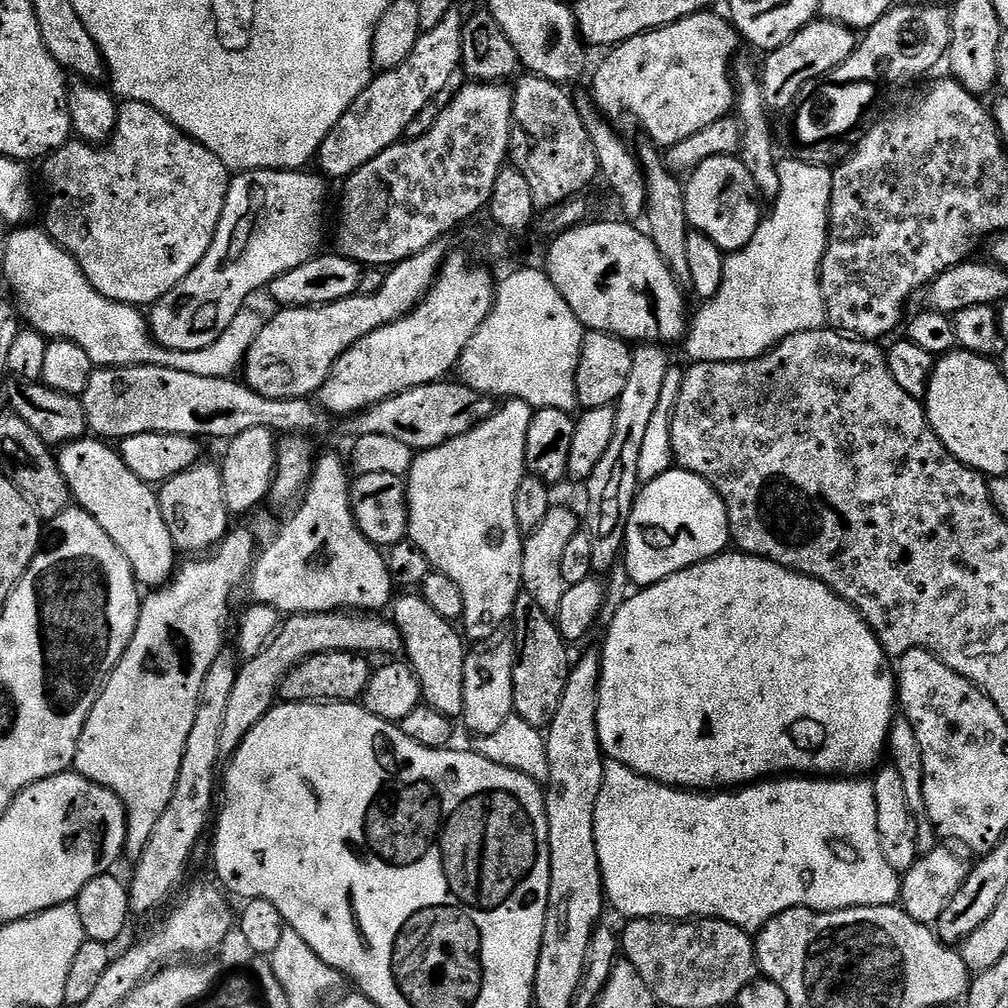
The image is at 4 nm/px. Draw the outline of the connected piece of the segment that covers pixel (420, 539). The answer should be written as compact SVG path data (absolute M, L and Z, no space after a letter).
M505 399L492 417L474 430L419 453L406 477L407 539L426 554L435 571L446 574L446 578L454 578L462 593L462 632L469 641L491 641L497 635L495 632L511 621L516 599L524 586L522 554L525 537L518 526L518 518L514 518L514 494L518 494L518 482L522 482L526 474L526 434L530 430L533 411L526 402Z

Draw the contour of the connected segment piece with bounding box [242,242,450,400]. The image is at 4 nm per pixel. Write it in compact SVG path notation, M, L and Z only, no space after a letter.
M434 243L425 252L414 254L401 264L391 265L378 294L347 296L338 302L317 304L314 308L281 307L273 320L263 321L258 338L254 338L254 346L250 346L246 354L242 376L248 387L266 398L279 400L315 397L334 362L338 362L354 342L366 338L366 334L374 334L374 330L382 326L390 326L390 322L398 322L398 318L419 306L449 255L450 248L446 245Z

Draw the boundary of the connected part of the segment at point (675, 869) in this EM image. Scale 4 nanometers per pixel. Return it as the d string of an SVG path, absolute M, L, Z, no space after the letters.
M616 760L604 766L602 790L598 794L594 814L594 834L598 846L600 873L604 879L604 895L624 918L637 920L725 920L749 934L760 929L778 914L791 908L812 908L816 912L833 912L843 908L869 908L895 905L900 900L901 873L890 870L878 842L878 806L874 802L874 786L868 778L765 778L731 790L685 790L670 788L657 780L637 776L634 770Z

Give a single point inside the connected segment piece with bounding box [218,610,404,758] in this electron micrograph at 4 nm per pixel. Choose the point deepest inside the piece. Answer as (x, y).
(256, 690)

